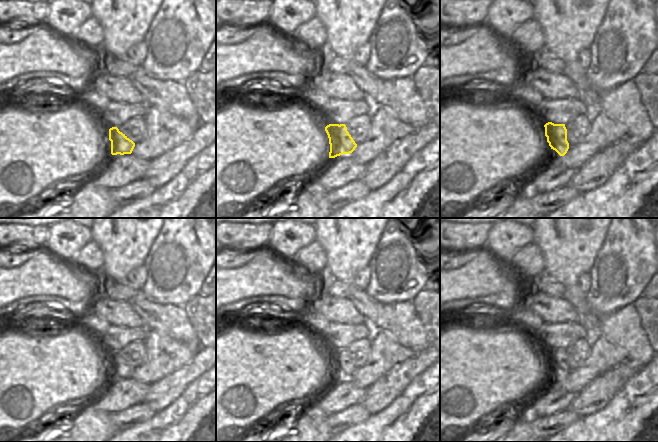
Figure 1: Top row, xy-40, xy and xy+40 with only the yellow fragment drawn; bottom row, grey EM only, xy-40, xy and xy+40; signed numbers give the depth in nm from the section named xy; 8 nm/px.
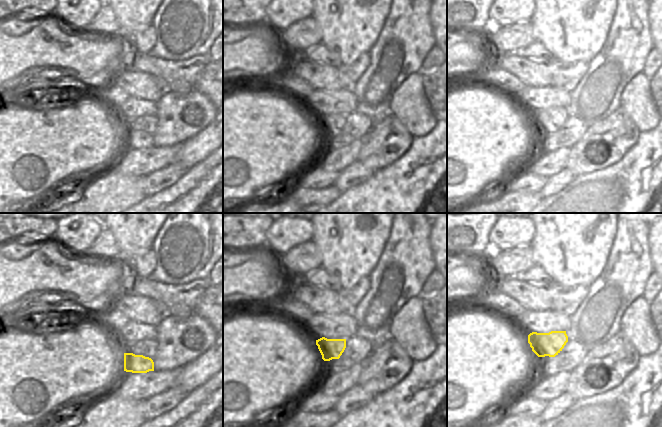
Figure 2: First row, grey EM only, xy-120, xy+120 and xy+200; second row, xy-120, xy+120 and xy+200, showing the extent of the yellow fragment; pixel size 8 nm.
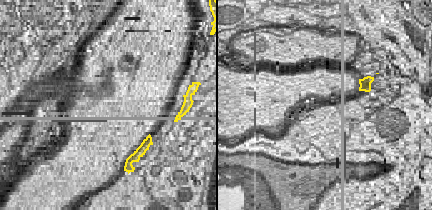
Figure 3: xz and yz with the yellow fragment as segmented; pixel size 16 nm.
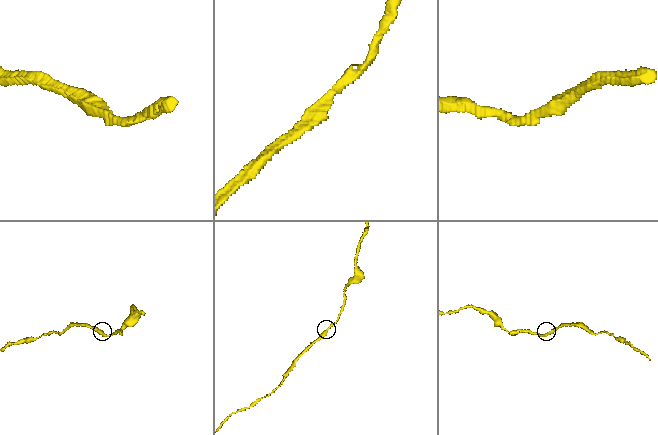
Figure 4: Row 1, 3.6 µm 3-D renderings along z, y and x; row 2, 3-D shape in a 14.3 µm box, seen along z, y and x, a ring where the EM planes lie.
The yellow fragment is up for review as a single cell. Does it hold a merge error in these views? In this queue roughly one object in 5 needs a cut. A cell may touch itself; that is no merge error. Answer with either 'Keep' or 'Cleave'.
Keep.

